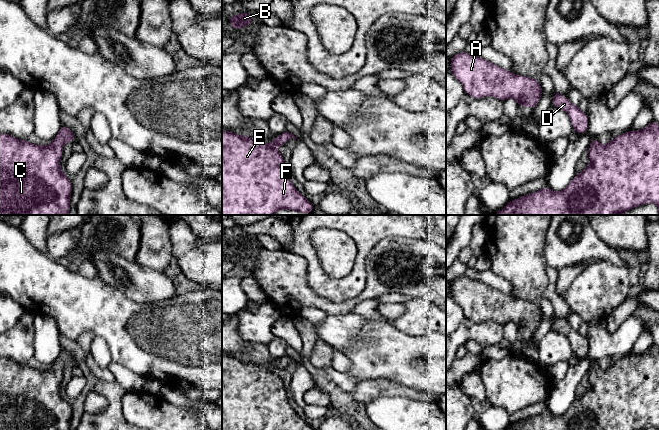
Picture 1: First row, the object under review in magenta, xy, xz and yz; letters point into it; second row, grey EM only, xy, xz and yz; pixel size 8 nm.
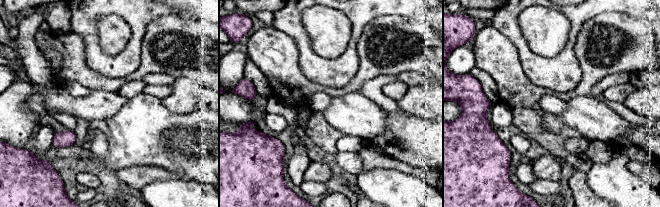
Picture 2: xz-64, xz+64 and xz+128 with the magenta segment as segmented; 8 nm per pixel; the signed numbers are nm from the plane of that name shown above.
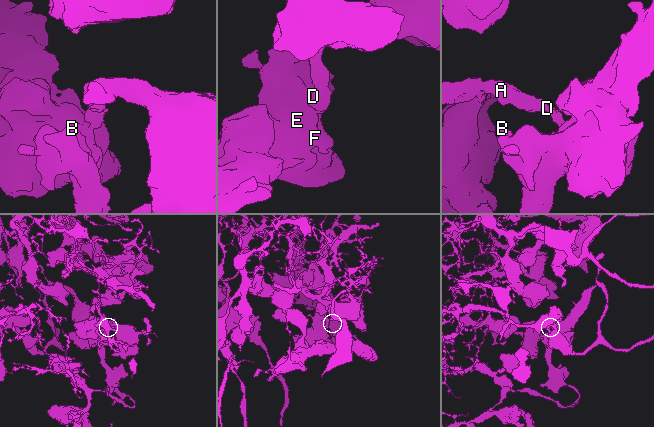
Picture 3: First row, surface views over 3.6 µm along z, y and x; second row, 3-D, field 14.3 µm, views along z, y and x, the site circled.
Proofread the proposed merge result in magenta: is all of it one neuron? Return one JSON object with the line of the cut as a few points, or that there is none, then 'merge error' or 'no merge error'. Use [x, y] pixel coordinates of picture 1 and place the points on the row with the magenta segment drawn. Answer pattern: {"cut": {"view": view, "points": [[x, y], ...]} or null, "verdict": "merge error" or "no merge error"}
{"cut": null, "verdict": "no merge error"}

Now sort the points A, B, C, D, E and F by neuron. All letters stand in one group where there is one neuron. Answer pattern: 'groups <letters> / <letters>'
groups A B C D E F

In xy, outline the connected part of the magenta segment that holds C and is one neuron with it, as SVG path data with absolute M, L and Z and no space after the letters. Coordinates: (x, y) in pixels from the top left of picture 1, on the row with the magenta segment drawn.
M61 125L54 142L46 146L20 140L10 134L0 134L0 215L69 215L72 183L60 168L63 144L77 140L73 131Z

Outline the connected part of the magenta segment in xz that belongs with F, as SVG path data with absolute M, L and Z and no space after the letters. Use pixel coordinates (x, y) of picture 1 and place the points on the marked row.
M222 131L222 215L273 215L281 209L304 214L314 211L315 206L291 183L283 154L273 147L283 146L290 138L297 139L297 136L286 131L281 136L274 137L271 144L265 144L248 135Z

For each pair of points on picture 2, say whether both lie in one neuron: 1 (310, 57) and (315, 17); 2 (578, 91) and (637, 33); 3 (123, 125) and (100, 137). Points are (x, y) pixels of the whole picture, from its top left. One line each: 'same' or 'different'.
1: different
2: same
3: different

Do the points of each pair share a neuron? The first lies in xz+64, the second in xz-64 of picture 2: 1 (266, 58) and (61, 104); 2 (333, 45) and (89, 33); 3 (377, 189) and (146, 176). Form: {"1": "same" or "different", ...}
{"1": "different", "2": "different", "3": "different"}

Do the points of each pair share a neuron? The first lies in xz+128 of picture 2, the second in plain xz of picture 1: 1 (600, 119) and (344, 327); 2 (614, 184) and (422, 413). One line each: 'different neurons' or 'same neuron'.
1: same neuron
2: same neuron

